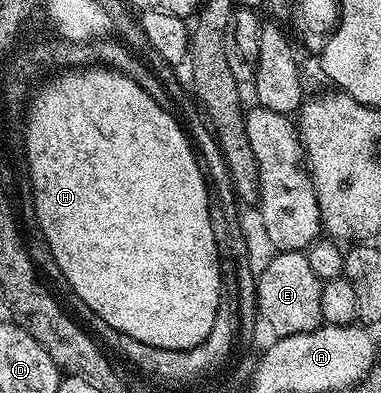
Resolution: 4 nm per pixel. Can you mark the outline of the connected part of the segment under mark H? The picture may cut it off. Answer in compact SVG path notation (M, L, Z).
M89 66L84 70L86 72L61 72L37 88L37 107L33 108L33 118L29 123L29 180L32 184L37 226L41 228L43 238L70 289L108 326L113 326L115 330L130 335L139 342L165 350L183 351L199 347L211 332L223 297L221 256L217 252L215 230L211 230L211 188L206 173L201 173L197 156L193 153L180 122L176 120L177 116L161 106L158 97L140 79L134 78L128 71L114 70L108 66Z

